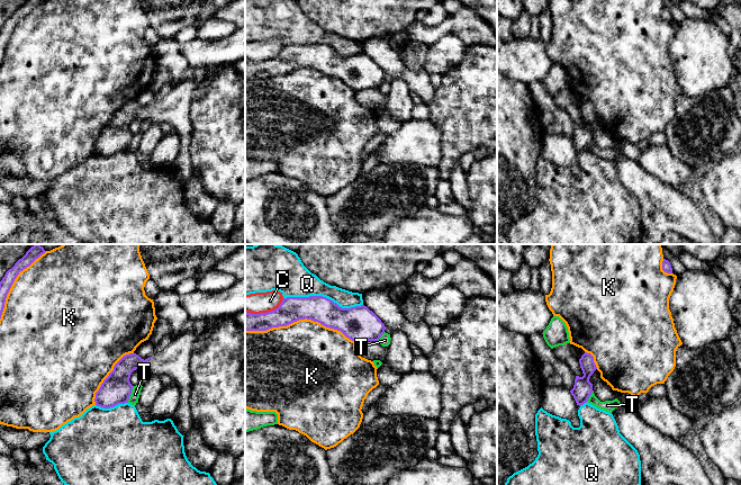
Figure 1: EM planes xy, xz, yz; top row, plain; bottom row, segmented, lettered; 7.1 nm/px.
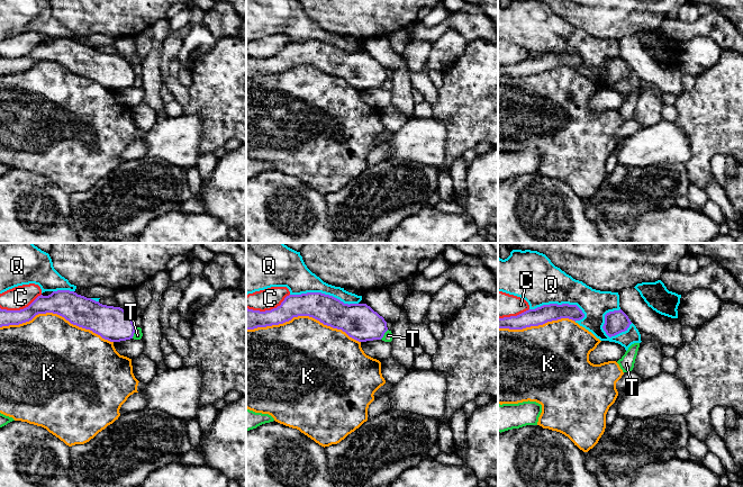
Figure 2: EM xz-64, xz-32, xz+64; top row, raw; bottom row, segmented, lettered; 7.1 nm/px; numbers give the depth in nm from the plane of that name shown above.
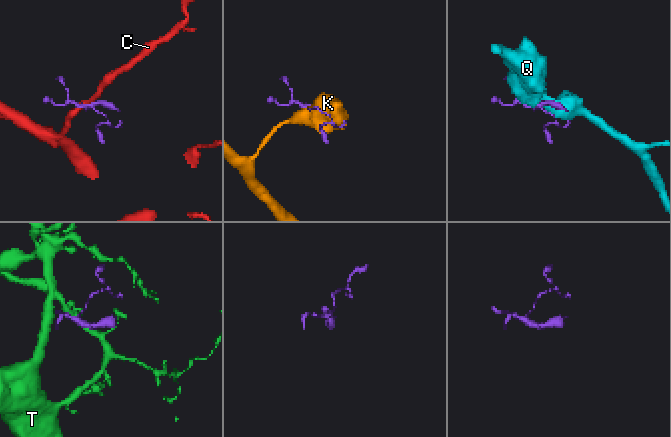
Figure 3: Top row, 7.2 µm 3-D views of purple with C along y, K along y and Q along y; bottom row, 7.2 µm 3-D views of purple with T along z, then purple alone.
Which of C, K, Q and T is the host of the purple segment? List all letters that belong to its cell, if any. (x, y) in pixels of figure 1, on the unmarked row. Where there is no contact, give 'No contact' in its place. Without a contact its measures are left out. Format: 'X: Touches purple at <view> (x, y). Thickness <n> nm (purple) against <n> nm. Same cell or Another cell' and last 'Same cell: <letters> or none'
C: Touches purple at xz (265, 61). Thickness 180 nm (purple) against 150 nm. Another cell
K: Touches purple at xz (300, 66). Thickness 190 nm (purple) against 480 nm. Another cell
Q: Touches purple at xz (322, 44). Thickness 190 nm (purple) against 240 nm. Another cell
T: Touches purple at xy (130, 141). Thickness 220 nm (purple) against 70 nm. Another cell
Same cell: none

